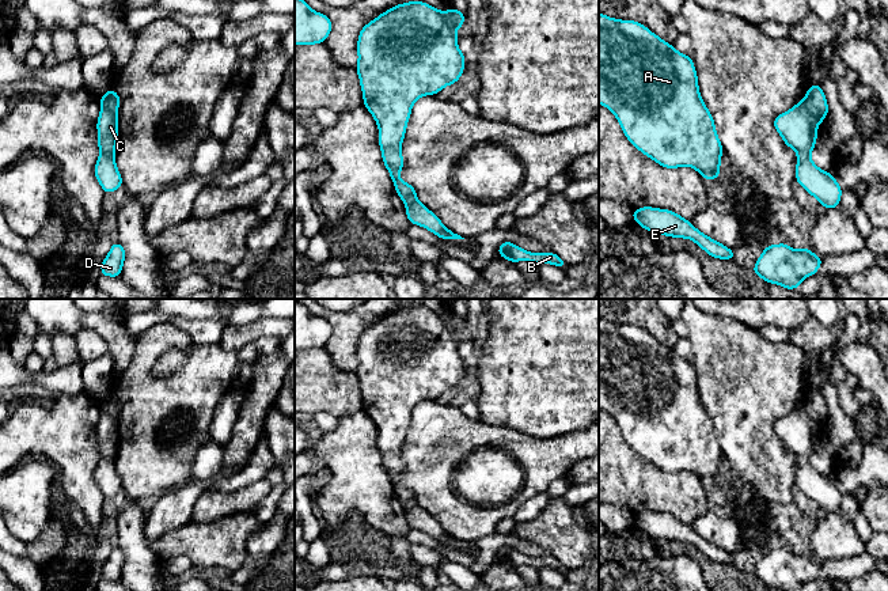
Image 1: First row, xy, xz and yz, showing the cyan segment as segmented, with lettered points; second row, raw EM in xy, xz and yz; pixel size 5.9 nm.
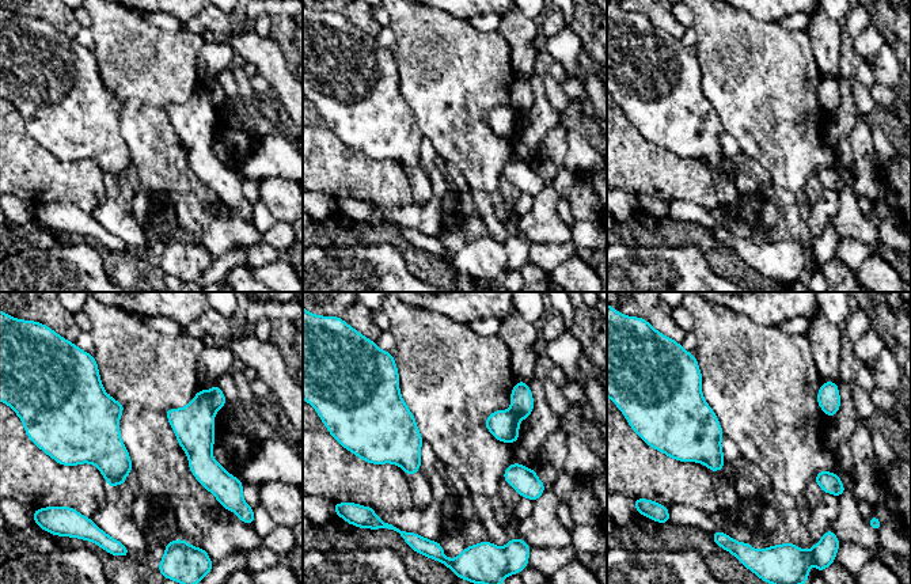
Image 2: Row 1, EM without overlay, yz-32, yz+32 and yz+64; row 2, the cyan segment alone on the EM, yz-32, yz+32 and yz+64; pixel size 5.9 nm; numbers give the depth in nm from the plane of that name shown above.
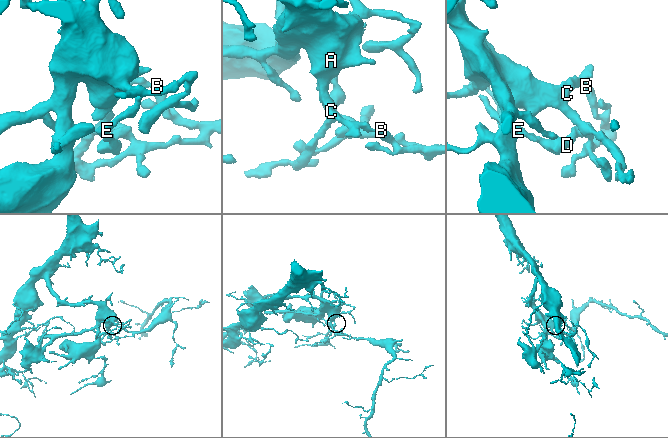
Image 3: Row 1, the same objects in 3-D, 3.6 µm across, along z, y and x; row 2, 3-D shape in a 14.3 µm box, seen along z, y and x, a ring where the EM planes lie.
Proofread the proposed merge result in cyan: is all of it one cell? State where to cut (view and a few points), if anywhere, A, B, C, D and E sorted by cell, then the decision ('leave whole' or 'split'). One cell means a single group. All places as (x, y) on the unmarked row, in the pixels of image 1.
cut yz (804, 402), (808, 416), (818, 427); groups A C / B D E; split

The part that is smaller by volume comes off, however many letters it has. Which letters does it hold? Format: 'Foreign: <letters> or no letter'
Foreign: B, D, E

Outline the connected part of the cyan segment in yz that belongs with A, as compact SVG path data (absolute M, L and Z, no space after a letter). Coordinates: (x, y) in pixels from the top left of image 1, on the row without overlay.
M599 317L599 408L614 417L627 444L660 470L692 471L707 486L720 482L724 452L699 399L694 367L642 327Z

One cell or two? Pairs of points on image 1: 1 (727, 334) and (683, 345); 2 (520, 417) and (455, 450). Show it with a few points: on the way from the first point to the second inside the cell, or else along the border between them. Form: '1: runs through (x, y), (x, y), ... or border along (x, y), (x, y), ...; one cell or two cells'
1: border along (687, 337), (693, 352), (691, 362); two cells
2: border along (479, 419), (488, 424), (523, 431), (532, 438); two cells

